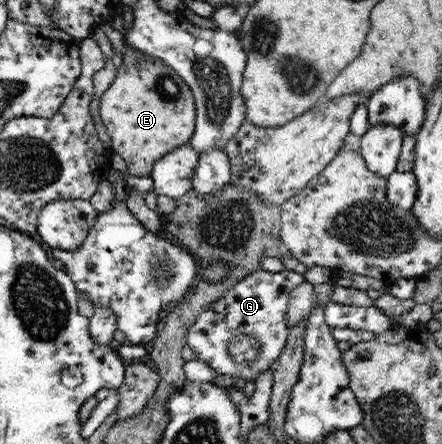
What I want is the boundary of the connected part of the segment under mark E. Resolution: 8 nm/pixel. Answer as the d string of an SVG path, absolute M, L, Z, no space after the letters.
M130 44L123 55L115 79L100 97L100 121L110 136L111 149L118 154L134 177L150 176L152 168L166 153L188 143L194 133L194 99L182 77L166 62Z

